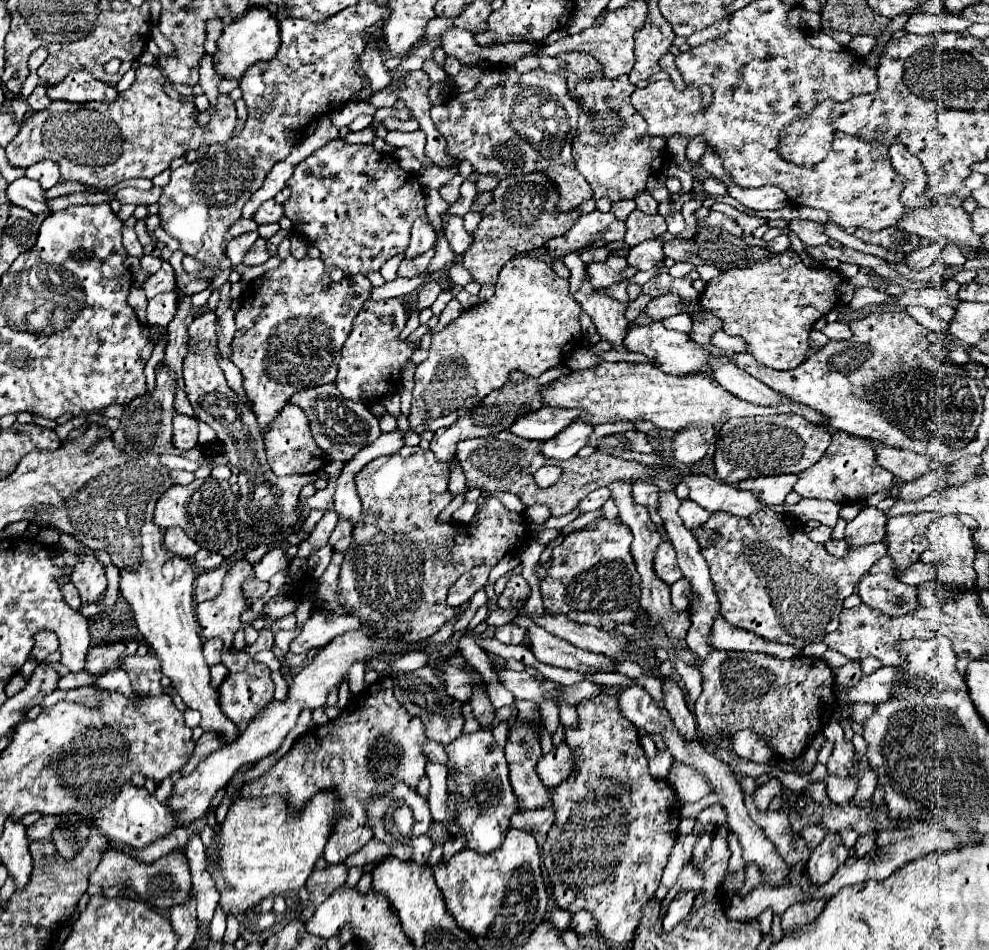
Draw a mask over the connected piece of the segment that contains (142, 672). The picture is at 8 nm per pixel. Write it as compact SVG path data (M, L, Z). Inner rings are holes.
M147 653L145 657L127 657L121 661L121 669L129 673L131 687L137 695L159 695L161 687L161 671L159 659L155 653Z

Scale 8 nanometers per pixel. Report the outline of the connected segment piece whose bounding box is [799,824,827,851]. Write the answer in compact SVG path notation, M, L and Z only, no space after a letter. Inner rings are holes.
M820 825L804 827L799 836L802 837L810 851L813 851L825 838L827 832Z

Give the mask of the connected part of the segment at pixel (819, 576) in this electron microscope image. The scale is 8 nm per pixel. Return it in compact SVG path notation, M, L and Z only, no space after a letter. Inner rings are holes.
M771 509L761 511L753 517L735 517L723 511L713 513L703 529L695 531L695 537L701 545L703 557L709 563L711 581L721 603L721 615L733 627L743 627L771 643L783 643L803 649L809 643L823 641L827 629L835 631L839 625L839 613L843 609L845 597L849 597L863 575L869 573L871 565L887 553L883 543L873 543L865 547L851 547L849 557L835 559L831 557L823 543L809 541L807 533L797 525L789 523L787 515L779 515ZM711 531L717 531L721 537L707 545Z

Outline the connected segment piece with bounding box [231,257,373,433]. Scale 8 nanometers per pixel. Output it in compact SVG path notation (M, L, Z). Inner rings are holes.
M285 259L277 269L263 273L257 281L249 283L241 309L235 313L235 337L231 343L233 363L239 367L243 375L243 387L247 391L249 401L253 401L253 413L257 415L257 423L261 433L267 431L277 413L285 407L287 399L303 389L311 389L317 385L331 383L337 377L337 365L341 359L341 347L351 333L351 325L363 303L369 301L371 293L369 279L359 273L339 283L333 283L325 273L321 259Z

